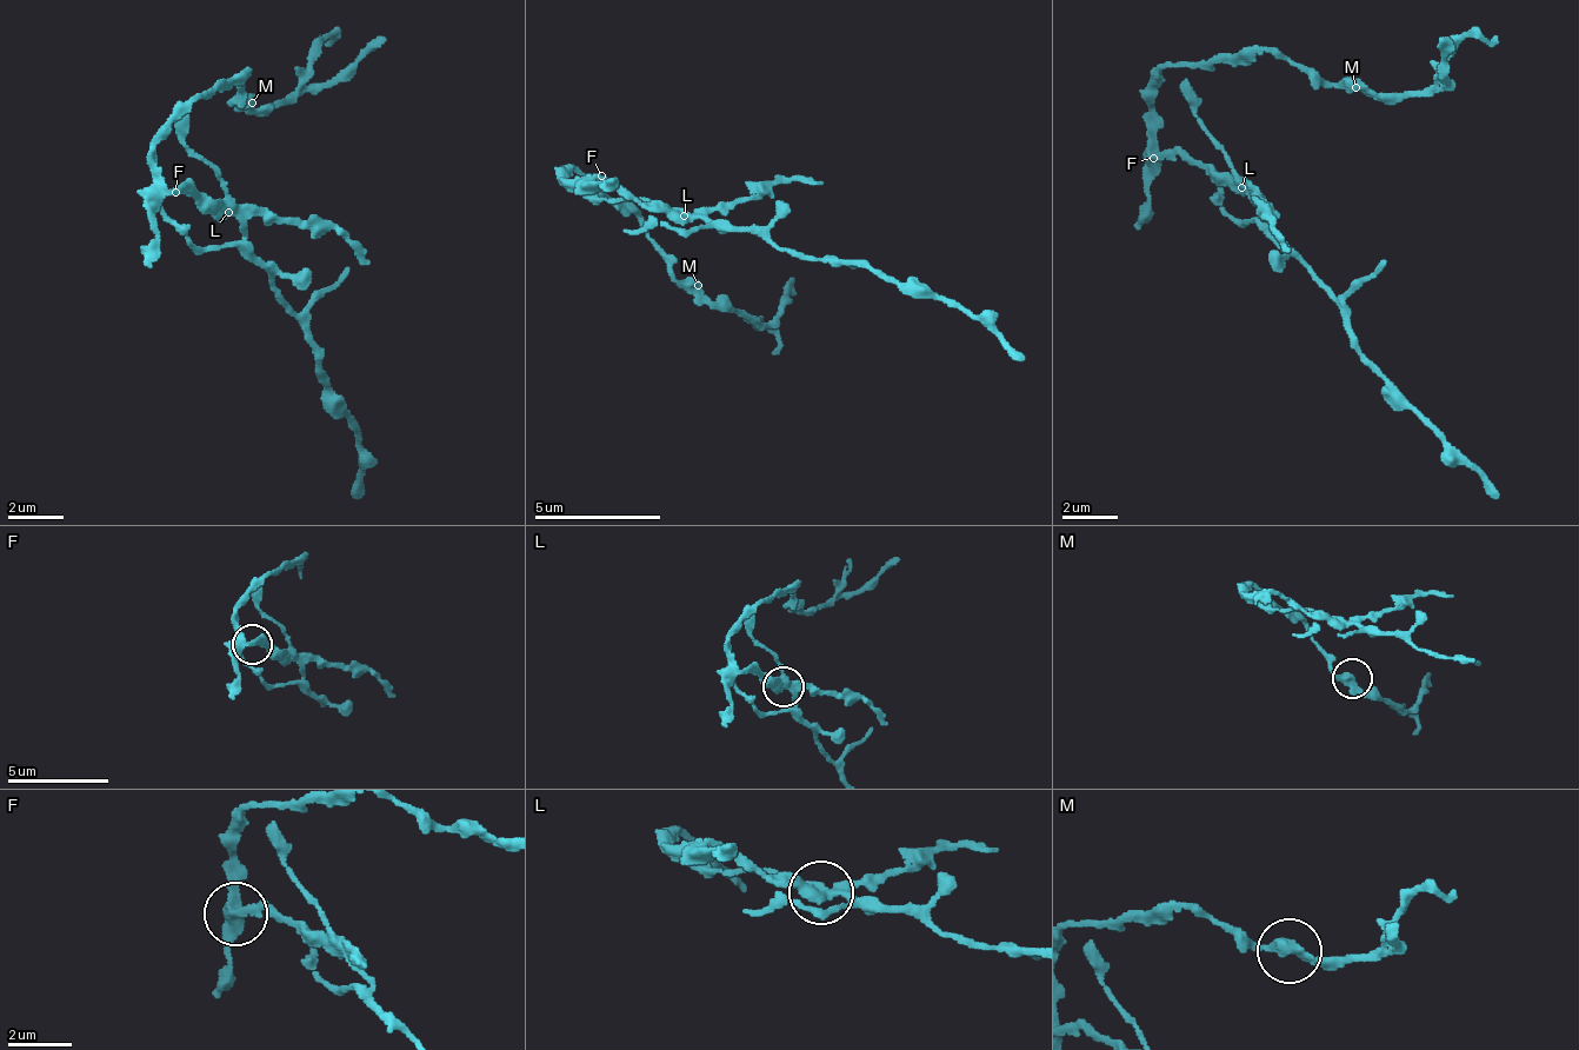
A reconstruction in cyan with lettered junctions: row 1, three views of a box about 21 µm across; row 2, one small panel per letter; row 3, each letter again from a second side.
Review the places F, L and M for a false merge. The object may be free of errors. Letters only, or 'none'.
L

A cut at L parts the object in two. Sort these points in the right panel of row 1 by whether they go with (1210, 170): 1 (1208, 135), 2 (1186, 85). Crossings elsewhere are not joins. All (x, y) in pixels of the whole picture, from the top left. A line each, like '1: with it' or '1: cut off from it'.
1: cut off from it
2: cut off from it

